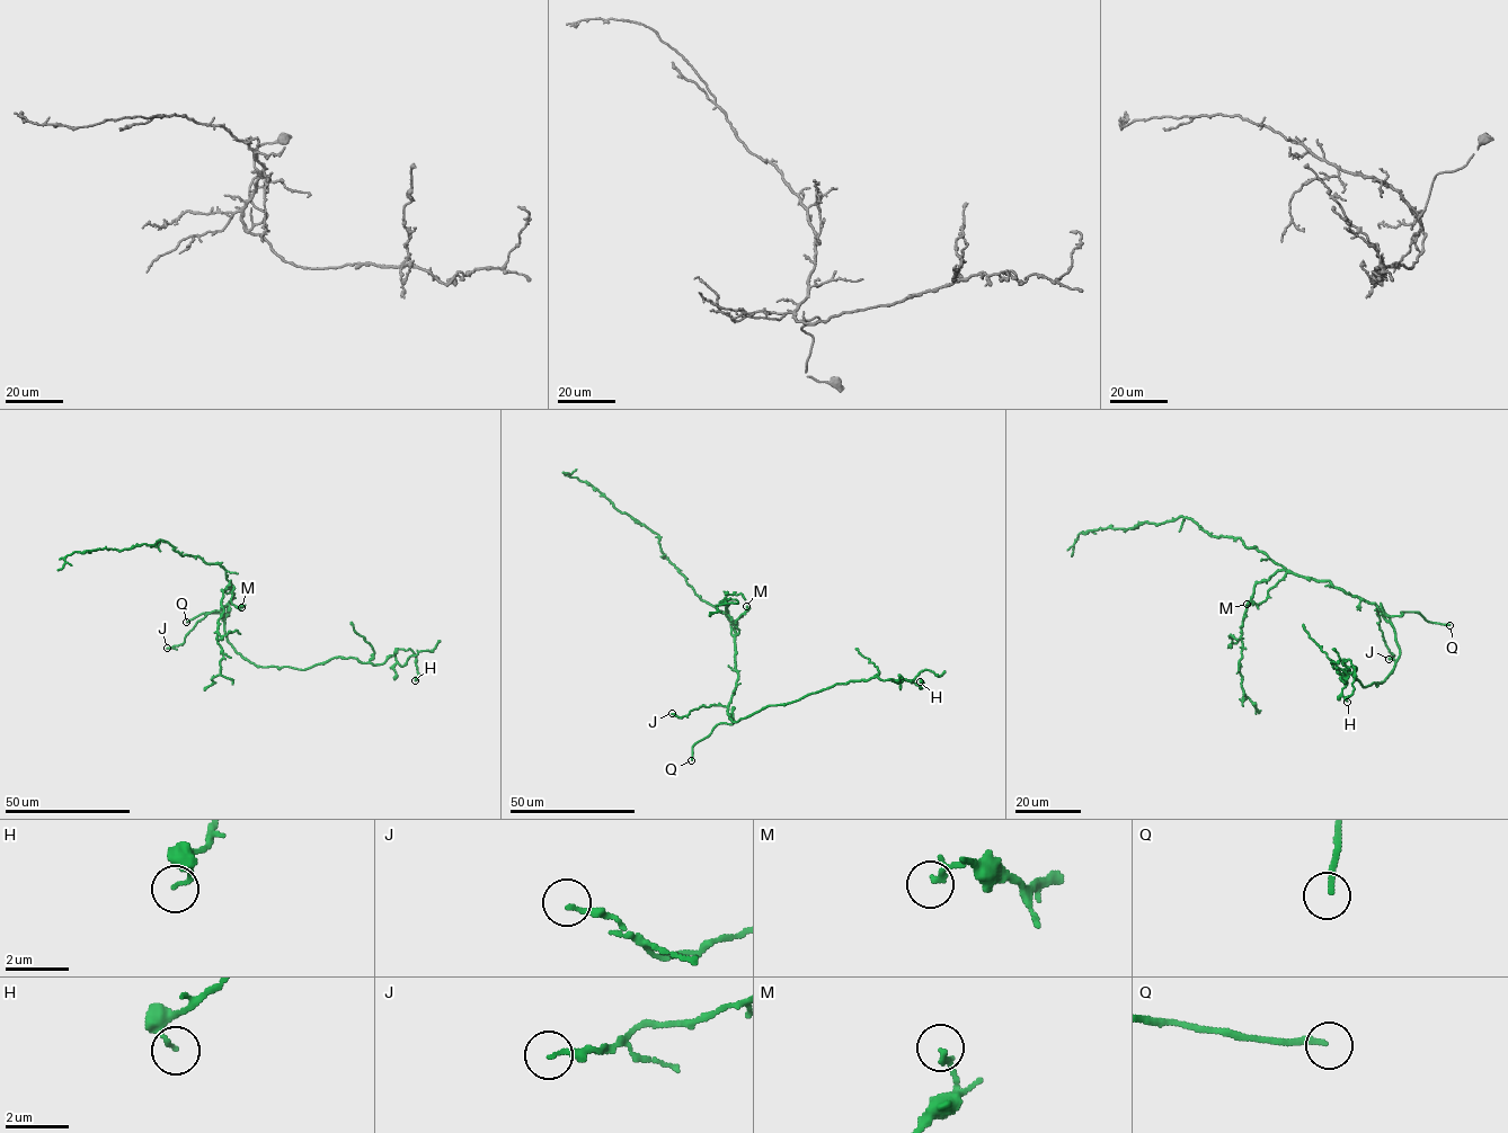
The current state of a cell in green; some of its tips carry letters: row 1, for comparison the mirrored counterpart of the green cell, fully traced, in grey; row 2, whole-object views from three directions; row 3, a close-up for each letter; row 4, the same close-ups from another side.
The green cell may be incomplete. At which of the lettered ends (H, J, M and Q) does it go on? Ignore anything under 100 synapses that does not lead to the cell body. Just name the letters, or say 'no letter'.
Q

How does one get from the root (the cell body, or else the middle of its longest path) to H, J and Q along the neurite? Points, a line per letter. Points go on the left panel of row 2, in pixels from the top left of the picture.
H: (230, 601), (227, 639), (256, 666), (304, 669), (338, 657), (382, 665), (409, 649), (415, 680)
J: (230, 601), (222, 610), (212, 610), (201, 619), (182, 643), (167, 648)
Q: (230, 601), (224, 607), (223, 619), (229, 615), (204, 613), (186, 622)

